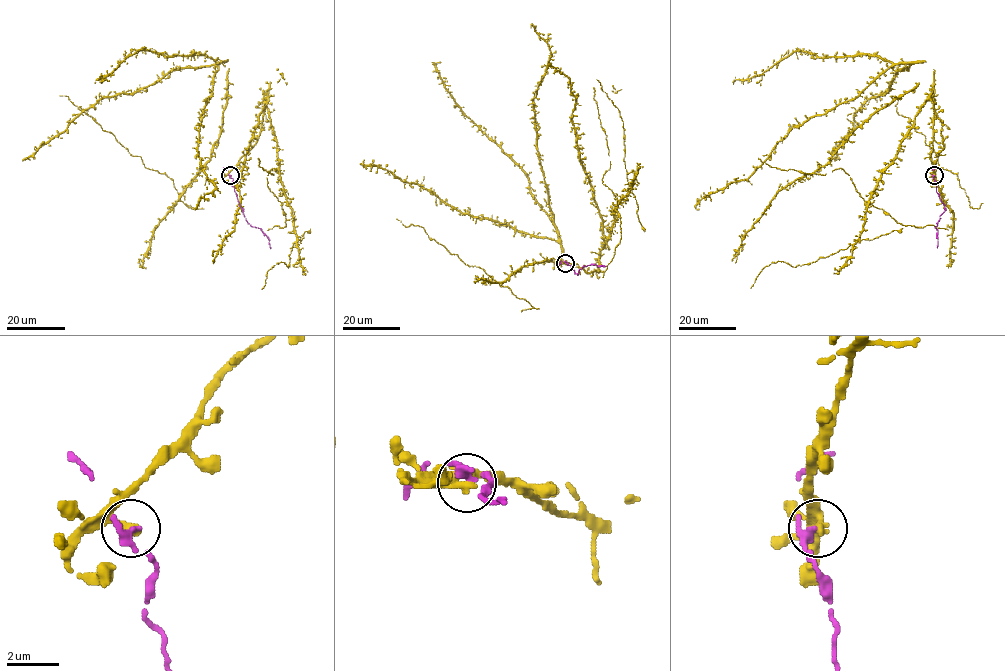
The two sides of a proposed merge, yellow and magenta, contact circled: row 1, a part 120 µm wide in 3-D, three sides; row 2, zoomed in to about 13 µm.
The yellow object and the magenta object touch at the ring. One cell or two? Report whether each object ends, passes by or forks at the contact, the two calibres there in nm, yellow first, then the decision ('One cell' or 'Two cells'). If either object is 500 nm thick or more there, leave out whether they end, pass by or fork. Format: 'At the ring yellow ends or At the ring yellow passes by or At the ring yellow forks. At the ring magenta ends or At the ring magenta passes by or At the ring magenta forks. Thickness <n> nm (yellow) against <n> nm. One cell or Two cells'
At the ring yellow ends. At the ring magenta passes by. Thickness 360 nm (yellow) against 280 nm. Two cells

